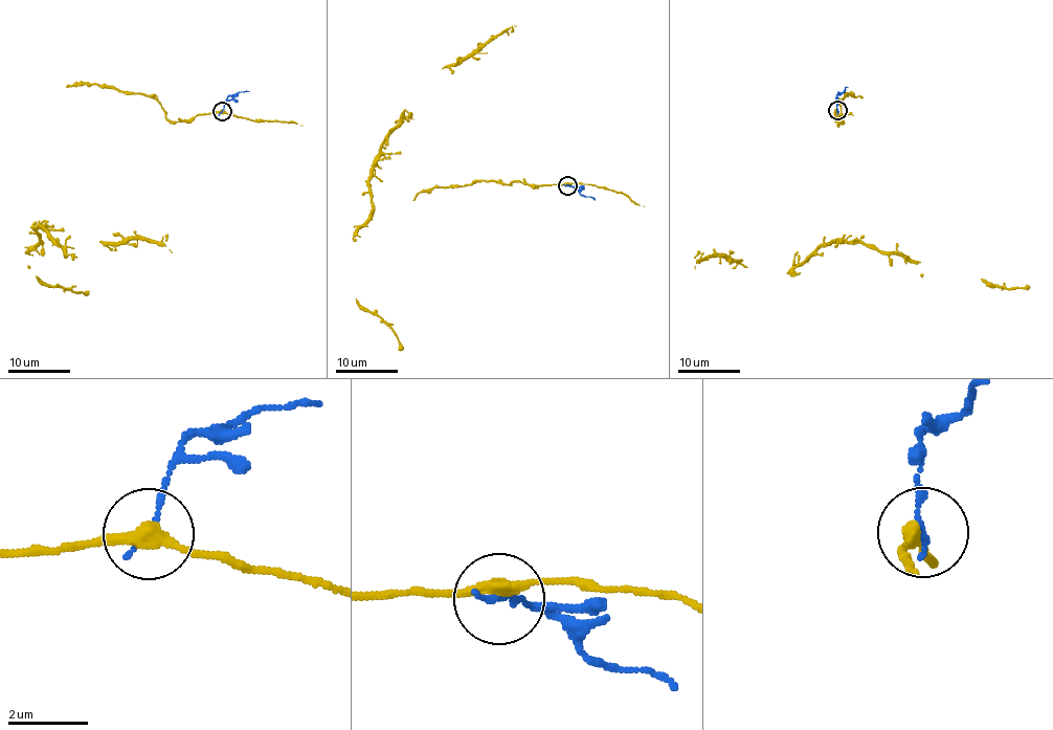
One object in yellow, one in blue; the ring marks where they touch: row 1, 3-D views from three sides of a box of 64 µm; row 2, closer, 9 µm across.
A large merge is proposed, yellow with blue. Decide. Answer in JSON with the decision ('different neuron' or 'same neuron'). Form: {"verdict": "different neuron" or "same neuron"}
{"verdict": "different neuron"}

